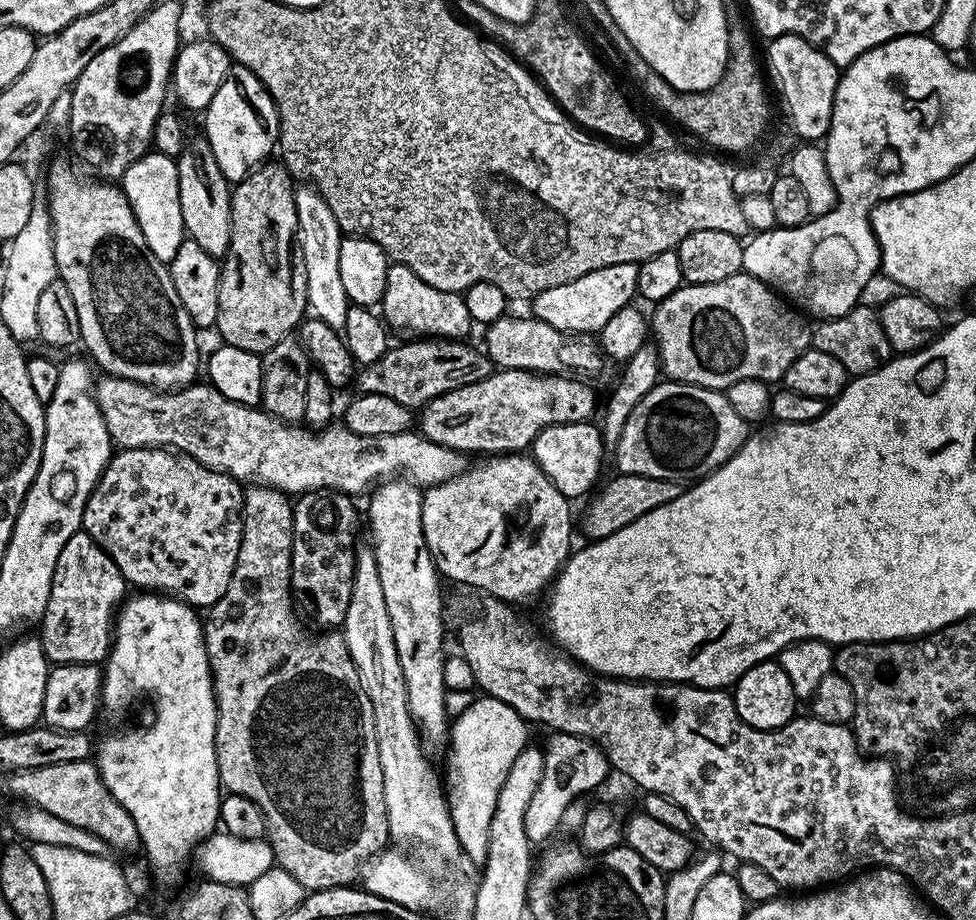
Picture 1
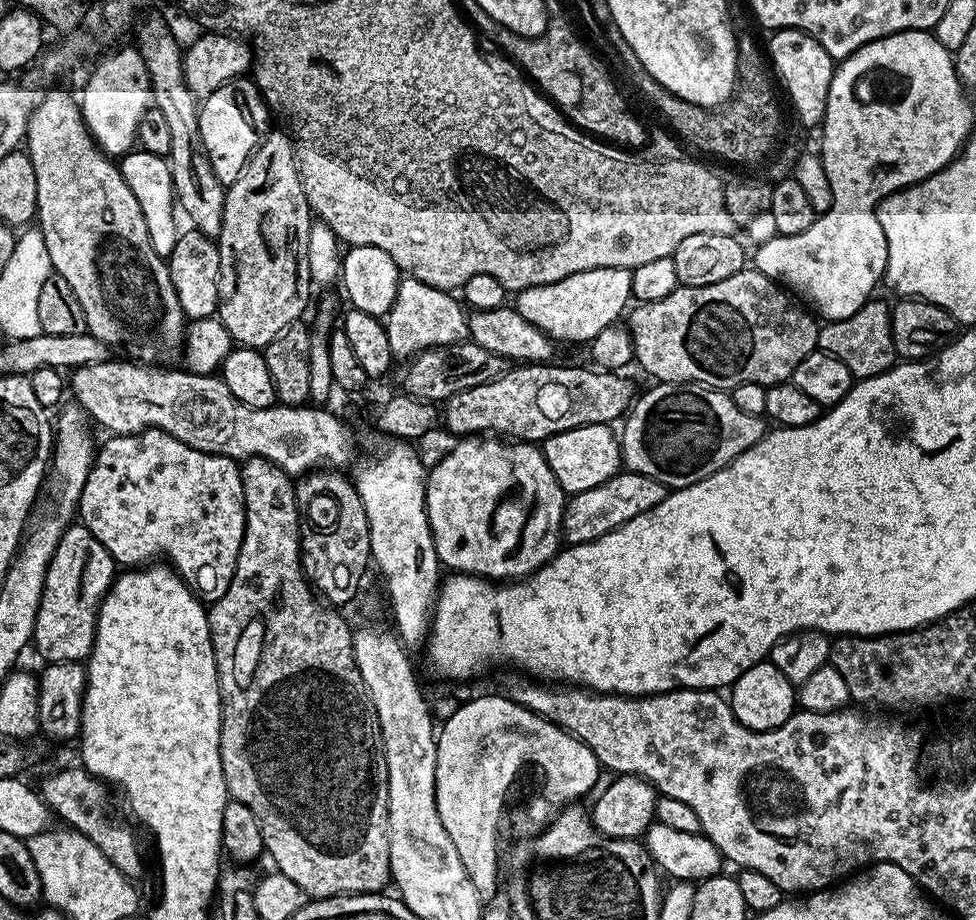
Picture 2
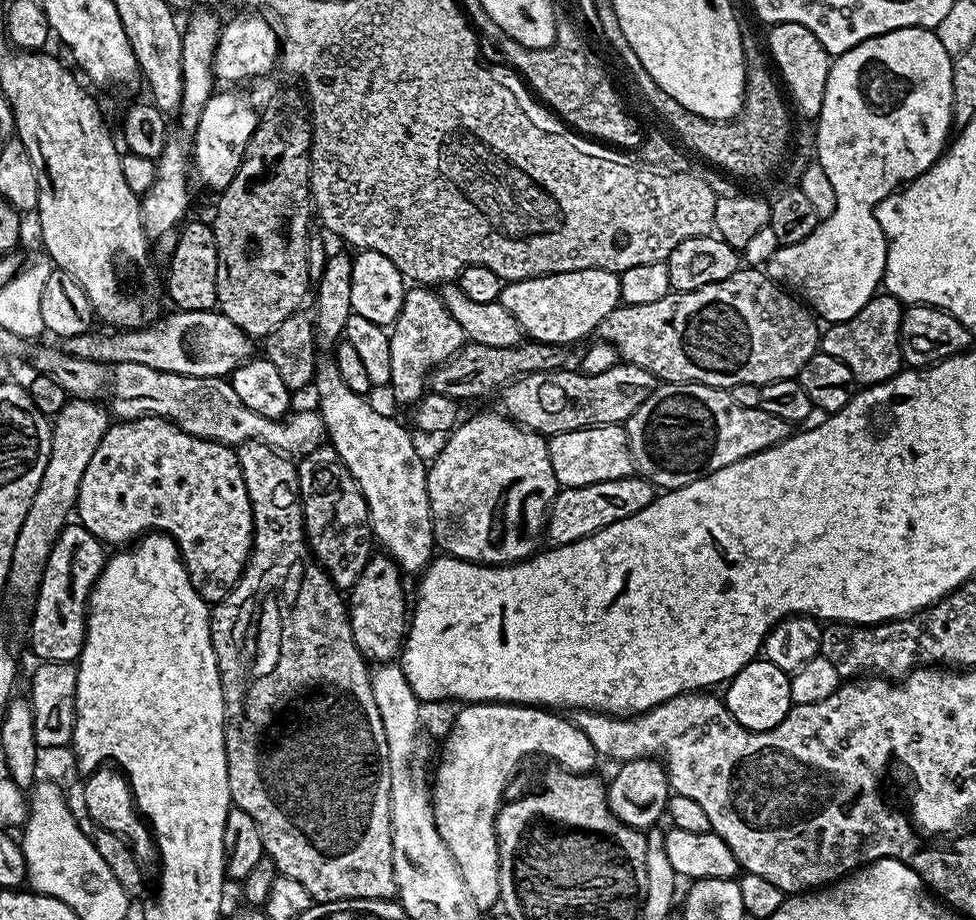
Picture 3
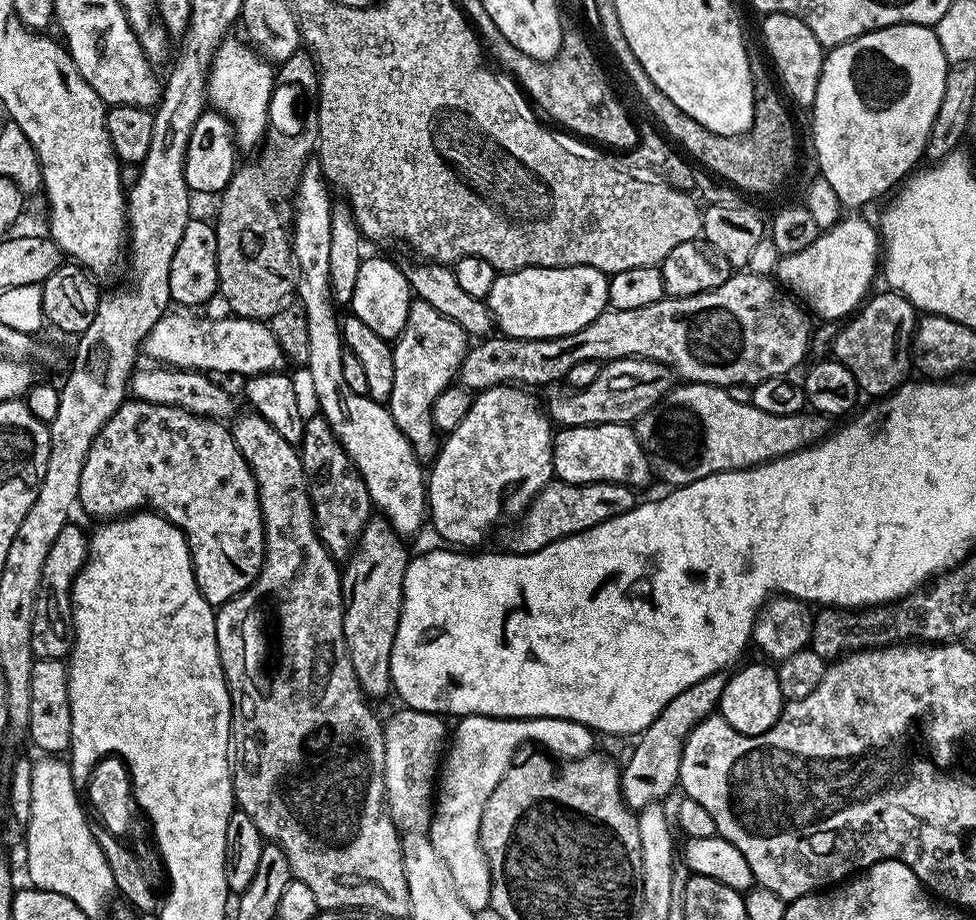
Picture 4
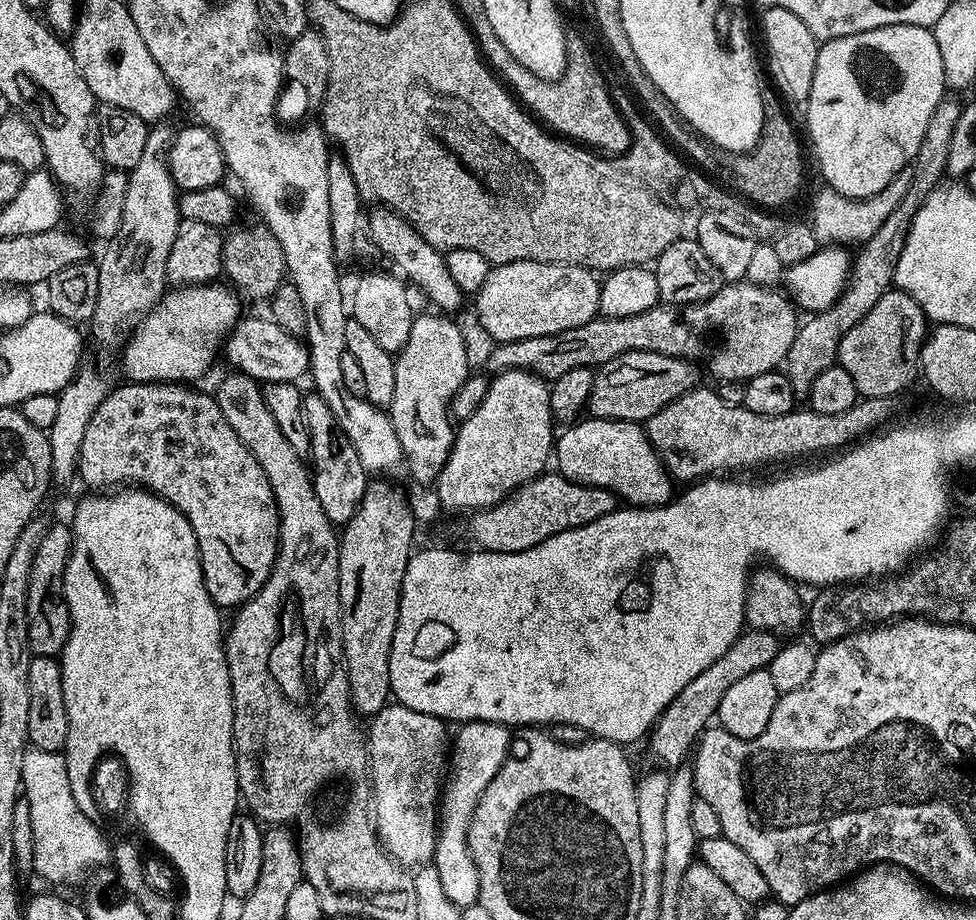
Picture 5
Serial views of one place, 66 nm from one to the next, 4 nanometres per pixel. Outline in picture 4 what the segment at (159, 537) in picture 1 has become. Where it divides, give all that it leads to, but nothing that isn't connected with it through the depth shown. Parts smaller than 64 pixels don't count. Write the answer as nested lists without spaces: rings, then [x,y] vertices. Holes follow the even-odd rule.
[[[125,399],[90,446],[86,466],[82,466],[78,501],[81,509],[84,507],[100,522],[147,510],[165,516],[174,526],[181,528],[188,539],[198,590],[213,606],[242,594],[255,582],[264,565],[260,491],[242,450],[238,450],[232,428],[226,425],[207,416],[196,416],[185,408]]]

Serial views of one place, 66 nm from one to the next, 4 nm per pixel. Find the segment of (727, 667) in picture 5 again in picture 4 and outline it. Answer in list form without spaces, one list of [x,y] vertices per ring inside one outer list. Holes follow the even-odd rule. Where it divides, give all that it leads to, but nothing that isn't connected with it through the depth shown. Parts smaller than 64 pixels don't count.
[[[723,671],[702,678],[702,682],[694,682],[686,690],[682,690],[672,699],[650,722],[650,726],[639,733],[635,741],[636,749],[628,756],[628,761],[620,768],[620,789],[622,798],[629,808],[639,810],[651,804],[663,801],[664,795],[673,787],[677,787],[680,779],[680,754],[684,749],[684,740],[702,722],[705,717],[717,711],[722,690],[728,685],[728,676]]]

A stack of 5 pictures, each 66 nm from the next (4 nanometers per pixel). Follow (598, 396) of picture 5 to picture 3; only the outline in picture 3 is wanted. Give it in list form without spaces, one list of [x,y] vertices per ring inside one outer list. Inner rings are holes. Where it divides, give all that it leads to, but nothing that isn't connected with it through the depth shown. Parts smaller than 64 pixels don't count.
[[[623,362],[593,376],[579,370],[568,371],[526,374],[504,385],[498,396],[503,415],[545,438],[597,424],[623,425],[634,414],[634,410],[638,410],[638,406],[650,398],[658,383],[656,377],[646,370]]]

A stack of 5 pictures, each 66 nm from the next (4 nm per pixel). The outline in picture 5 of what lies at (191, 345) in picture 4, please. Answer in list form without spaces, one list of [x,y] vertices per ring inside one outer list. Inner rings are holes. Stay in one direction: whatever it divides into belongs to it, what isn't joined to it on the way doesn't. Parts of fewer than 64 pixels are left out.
[[[263,315],[241,319],[226,337],[228,360],[237,373],[252,376],[257,382],[273,384],[286,382],[291,384],[299,381],[299,376],[309,371],[308,349],[303,339],[286,334],[282,326],[278,326],[270,318]]]

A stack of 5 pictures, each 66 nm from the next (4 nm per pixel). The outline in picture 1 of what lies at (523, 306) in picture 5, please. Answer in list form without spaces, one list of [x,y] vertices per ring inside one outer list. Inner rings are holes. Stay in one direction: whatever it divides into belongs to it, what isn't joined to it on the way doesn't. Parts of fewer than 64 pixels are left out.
[[[615,264],[602,270],[594,270],[582,278],[574,278],[574,282],[566,282],[562,286],[550,286],[550,290],[542,290],[542,294],[533,296],[530,301],[531,315],[537,320],[554,326],[554,330],[569,334],[596,334],[618,310],[629,307],[633,303],[632,296],[637,295],[638,267],[634,264]]]

